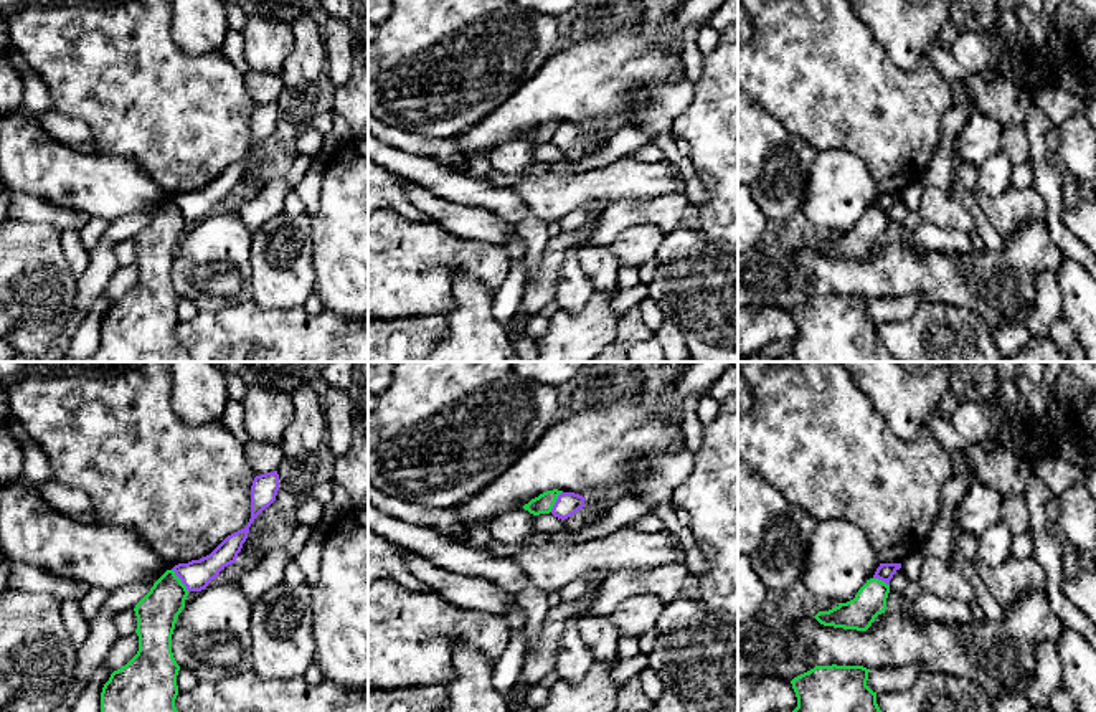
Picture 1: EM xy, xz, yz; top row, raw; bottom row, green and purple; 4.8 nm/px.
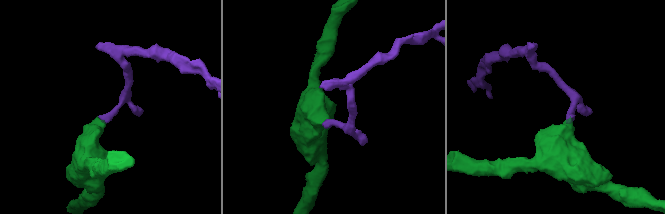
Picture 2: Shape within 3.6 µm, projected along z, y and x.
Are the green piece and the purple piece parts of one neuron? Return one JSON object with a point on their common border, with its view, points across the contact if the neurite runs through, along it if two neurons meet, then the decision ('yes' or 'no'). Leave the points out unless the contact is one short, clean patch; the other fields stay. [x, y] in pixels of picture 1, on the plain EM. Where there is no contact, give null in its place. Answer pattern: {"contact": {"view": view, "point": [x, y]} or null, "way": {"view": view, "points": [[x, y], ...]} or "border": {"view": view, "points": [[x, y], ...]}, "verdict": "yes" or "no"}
{"contact": {"view": "xy", "point": [180, 210]}, "border": {"view": "xy", "points": [[172, 199], [188, 220]]}, "verdict": "no"}

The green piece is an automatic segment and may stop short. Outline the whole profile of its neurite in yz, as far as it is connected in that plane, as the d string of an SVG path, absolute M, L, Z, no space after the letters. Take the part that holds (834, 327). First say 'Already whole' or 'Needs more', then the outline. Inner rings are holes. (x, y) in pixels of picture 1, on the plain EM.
Already whole. M815 296L791 311L797 337L791 342L794 362L898 362L881 344L876 322L868 316L863 296Z

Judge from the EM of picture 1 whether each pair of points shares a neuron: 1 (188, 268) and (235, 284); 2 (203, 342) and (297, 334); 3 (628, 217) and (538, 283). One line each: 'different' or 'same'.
1: same
2: same
3: same

